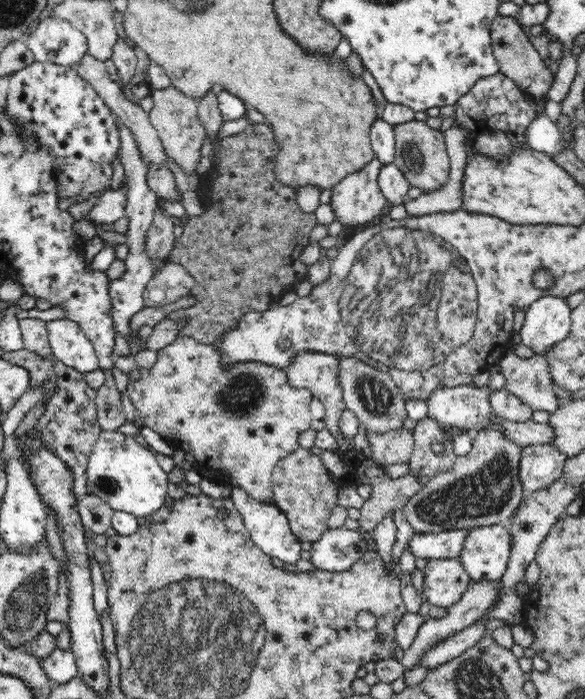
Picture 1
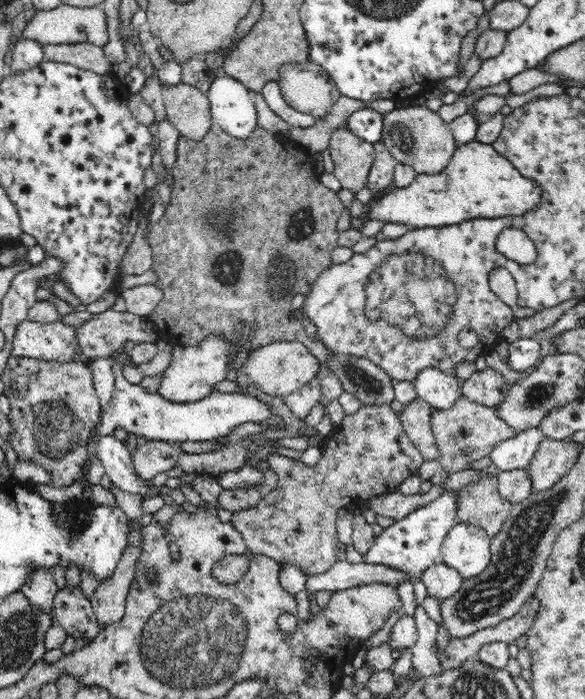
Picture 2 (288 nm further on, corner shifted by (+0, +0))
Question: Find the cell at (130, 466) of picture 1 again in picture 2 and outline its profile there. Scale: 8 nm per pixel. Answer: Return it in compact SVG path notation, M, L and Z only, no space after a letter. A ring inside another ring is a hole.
M102 436L98 440L98 460L104 464L106 476L110 478L112 486L116 486L118 490L138 494L142 498L146 498L148 492L152 492L152 490L166 492L164 486L152 488L150 480L138 478L138 474L134 470L134 458L130 456L128 446L124 446L114 436Z

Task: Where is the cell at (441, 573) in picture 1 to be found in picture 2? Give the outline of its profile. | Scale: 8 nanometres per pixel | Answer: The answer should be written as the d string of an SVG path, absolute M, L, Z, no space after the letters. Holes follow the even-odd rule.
M440 562L440 564L434 564L424 570L422 582L428 588L428 596L442 602L442 600L452 598L462 588L464 576L458 570L450 568L448 564Z

